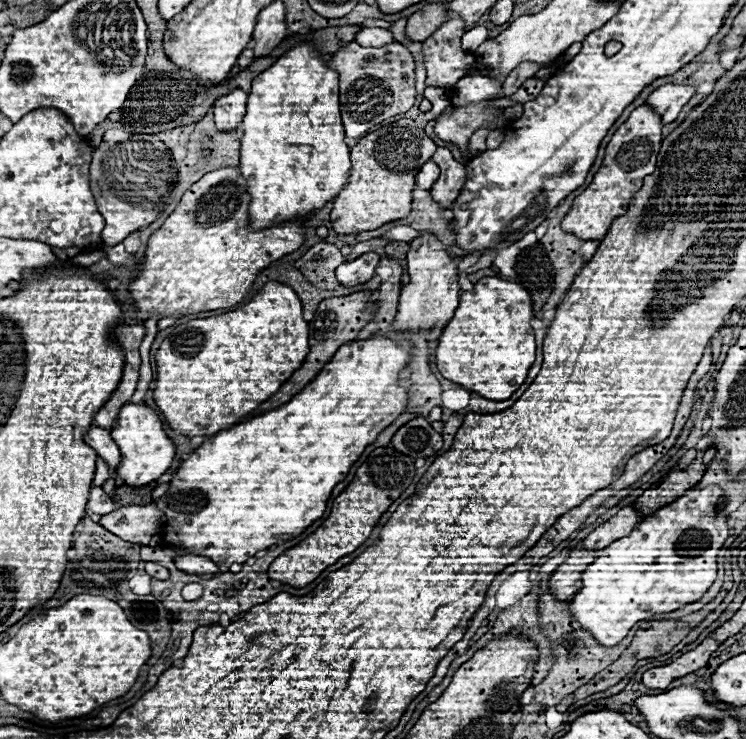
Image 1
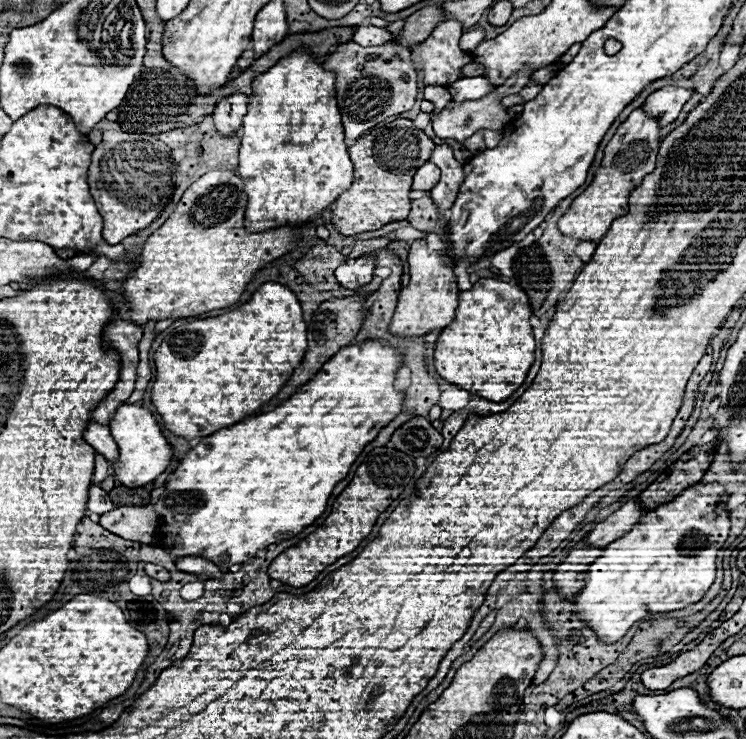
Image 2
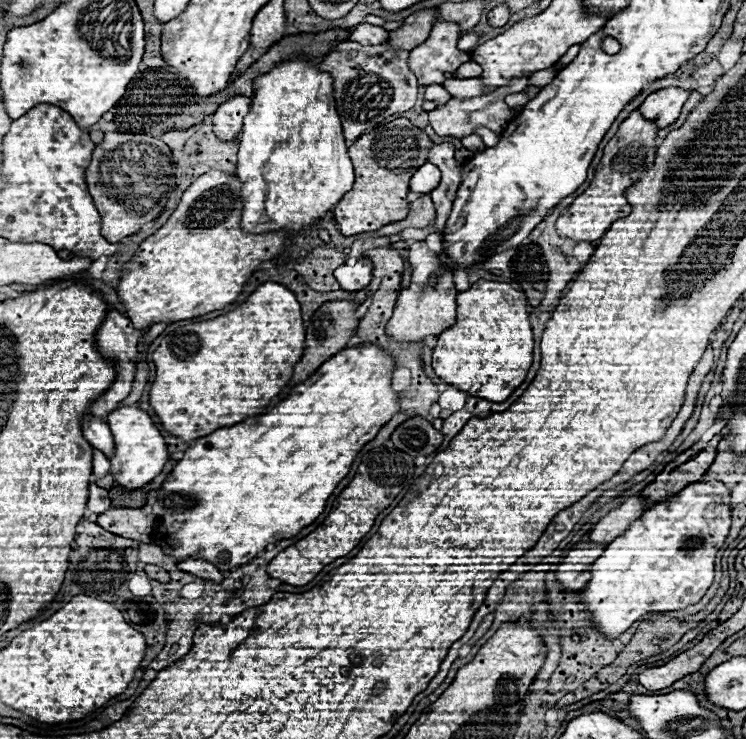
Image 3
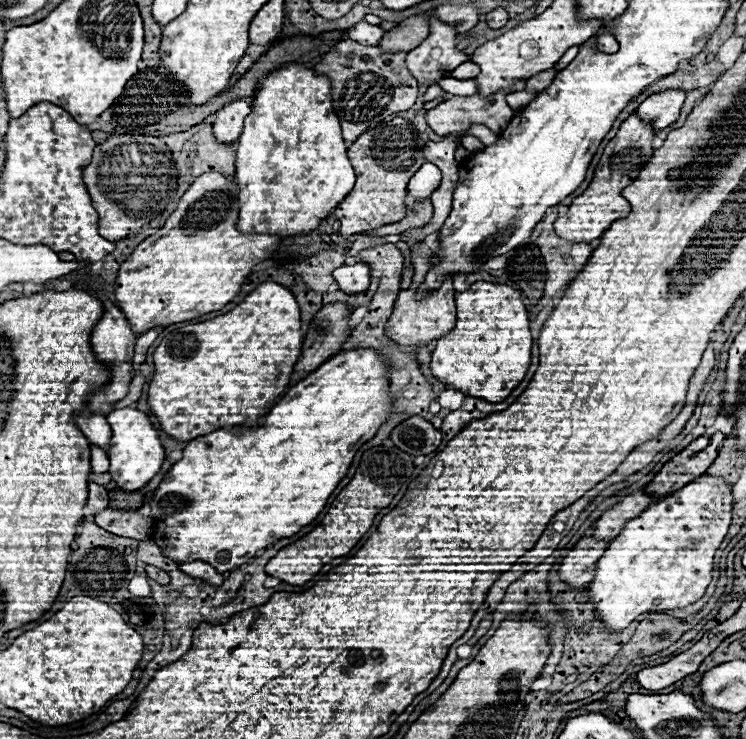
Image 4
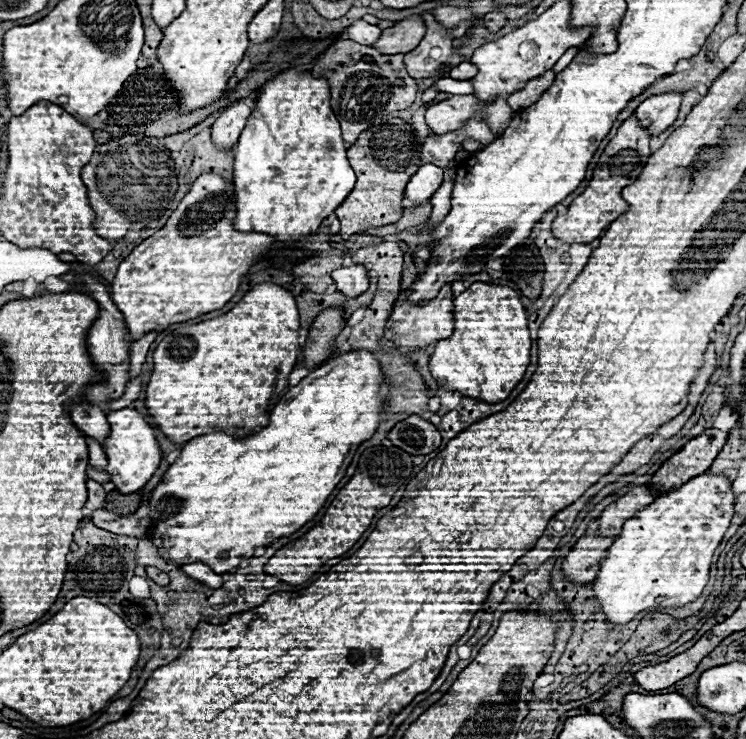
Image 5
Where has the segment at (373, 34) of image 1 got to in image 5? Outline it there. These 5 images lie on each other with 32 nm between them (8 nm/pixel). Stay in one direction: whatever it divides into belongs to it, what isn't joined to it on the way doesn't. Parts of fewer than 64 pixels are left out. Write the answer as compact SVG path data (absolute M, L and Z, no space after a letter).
M358 20L352 26L348 26L346 32L348 32L350 40L360 42L364 46L372 46L380 38L380 34L382 34L382 30L378 26L372 26L372 24L364 22L364 20Z

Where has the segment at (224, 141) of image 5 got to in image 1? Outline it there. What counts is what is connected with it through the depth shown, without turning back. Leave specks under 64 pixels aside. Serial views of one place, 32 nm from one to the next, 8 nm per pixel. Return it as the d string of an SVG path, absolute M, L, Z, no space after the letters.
M236 88L214 102L214 122L220 130L234 130L240 126L246 112L246 92Z

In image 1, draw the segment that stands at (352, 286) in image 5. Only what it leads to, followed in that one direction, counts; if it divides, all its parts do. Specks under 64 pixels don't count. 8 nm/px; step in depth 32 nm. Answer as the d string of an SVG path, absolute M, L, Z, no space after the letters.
M366 252L352 262L344 262L336 268L336 278L342 286L356 286L368 282L380 264L378 252Z

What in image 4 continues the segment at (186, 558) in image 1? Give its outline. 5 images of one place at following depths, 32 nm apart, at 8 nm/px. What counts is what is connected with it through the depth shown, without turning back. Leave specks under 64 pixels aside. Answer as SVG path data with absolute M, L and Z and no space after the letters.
M202 560L182 562L182 564L178 564L178 568L182 572L186 572L188 576L200 578L200 580L204 580L208 584L214 584L214 586L220 586L224 582L224 576L220 572L216 572L216 568L212 568L208 562L202 562Z

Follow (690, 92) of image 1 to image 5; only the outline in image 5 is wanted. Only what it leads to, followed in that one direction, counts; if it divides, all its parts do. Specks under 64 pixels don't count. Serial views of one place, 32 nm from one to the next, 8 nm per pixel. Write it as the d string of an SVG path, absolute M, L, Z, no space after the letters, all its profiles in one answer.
M682 92L656 94L656 96L646 98L638 106L634 116L640 120L640 124L644 124L644 128L652 132L652 136L658 136L668 126L672 126L672 122L678 116L680 104L682 104Z

